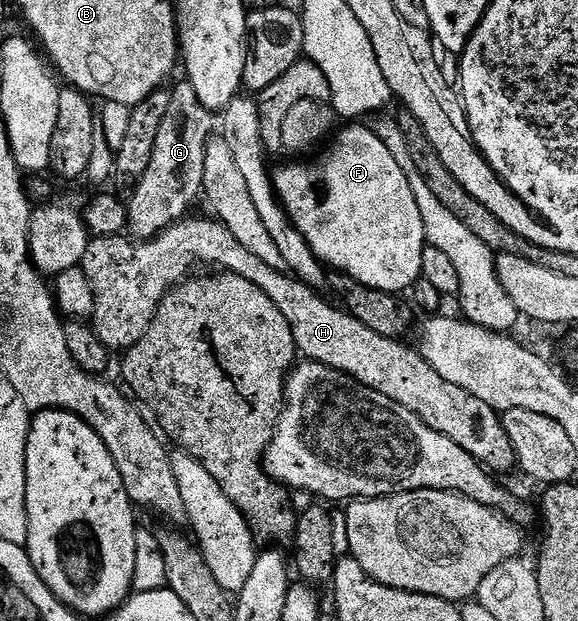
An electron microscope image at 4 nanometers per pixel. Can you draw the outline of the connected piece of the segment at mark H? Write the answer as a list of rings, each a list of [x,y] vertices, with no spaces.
[[[186,217],[179,223],[172,223],[166,231],[159,233],[154,239],[144,241],[134,241],[124,234],[90,238],[87,251],[81,258],[80,269],[87,277],[95,303],[91,326],[96,331],[99,341],[109,348],[110,352],[124,353],[138,343],[147,333],[153,314],[156,313],[157,306],[161,304],[165,294],[178,283],[190,278],[196,272],[193,270],[202,263],[205,269],[220,269],[222,272],[243,277],[251,285],[259,285],[259,289],[263,289],[263,293],[267,293],[267,297],[275,301],[275,309],[279,309],[279,313],[283,313],[283,317],[287,319],[287,325],[293,330],[297,350],[306,360],[322,363],[331,369],[350,375],[360,386],[375,389],[383,393],[383,397],[391,397],[395,405],[411,409],[411,413],[415,413],[428,427],[435,429],[435,433],[451,437],[455,445],[467,449],[467,453],[471,453],[471,457],[475,457],[477,462],[490,472],[509,471],[517,467],[515,449],[511,449],[511,440],[507,438],[507,429],[503,429],[499,412],[491,405],[487,405],[487,401],[479,401],[479,397],[467,393],[467,389],[459,389],[459,385],[443,381],[443,377],[439,377],[439,373],[435,373],[435,369],[427,365],[427,361],[416,346],[408,347],[401,339],[388,339],[375,333],[375,329],[367,329],[363,321],[355,321],[355,317],[351,317],[348,311],[340,306],[332,307],[327,300],[317,296],[320,294],[314,288],[301,283],[292,274],[271,269],[271,265],[263,265],[263,261],[259,261],[255,253],[243,249],[243,245],[239,245],[239,241],[231,237],[231,229],[217,222],[216,218],[193,218]]]

